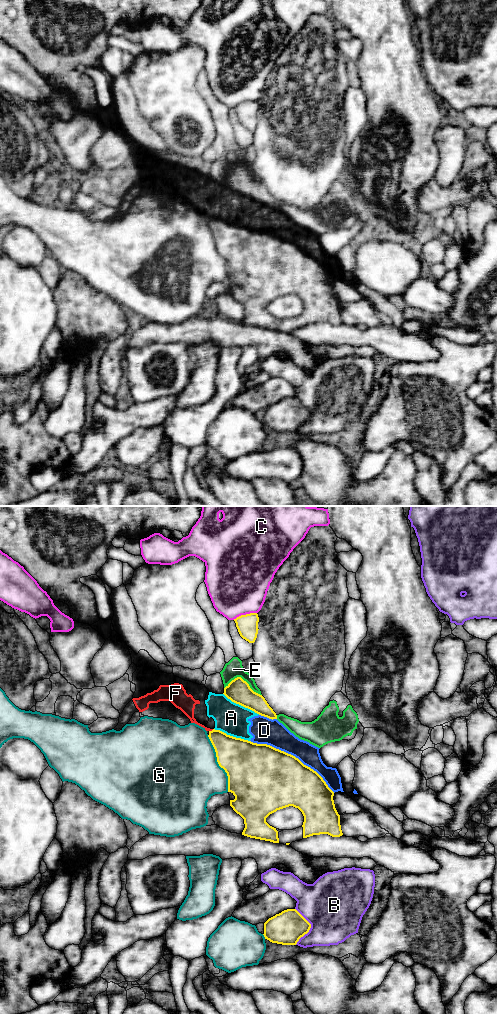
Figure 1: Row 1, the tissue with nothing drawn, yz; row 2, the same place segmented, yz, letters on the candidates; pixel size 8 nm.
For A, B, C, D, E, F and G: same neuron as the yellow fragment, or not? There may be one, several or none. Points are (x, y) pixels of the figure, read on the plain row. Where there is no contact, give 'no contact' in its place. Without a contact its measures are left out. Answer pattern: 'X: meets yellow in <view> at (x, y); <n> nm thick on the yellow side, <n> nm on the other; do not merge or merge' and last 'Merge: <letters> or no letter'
A: meets yellow in yz at (241, 193); 190 nm thick on the yellow side, 260 nm on the other; do not merge
B: meets yellow in yz at (310, 415); 260 nm thick on the yellow side, 480 nm on the other; do not merge
C: meets yellow in yz at (244, 103); 170 nm thick on the yellow side, 480 nm on the other; do not merge
D: meets yellow in yz at (292, 243); 480 nm thick on the yellow side, 200 nm on the other; do not merge
E: meets yellow in yz at (242, 167); 190 nm thick on the yellow side, 140 nm on the other; do not merge
F: meets yellow in yz at (212, 218); 260 nm thick on the yellow side, 90 nm on the other; do not merge
G: meets yellow in yz at (218, 251); 380 nm thick on the yellow side, 500 nm on the other; do not merge
Merge: no letter

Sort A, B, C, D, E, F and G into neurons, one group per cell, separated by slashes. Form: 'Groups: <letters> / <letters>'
Groups: A D F / B / C / E / G

